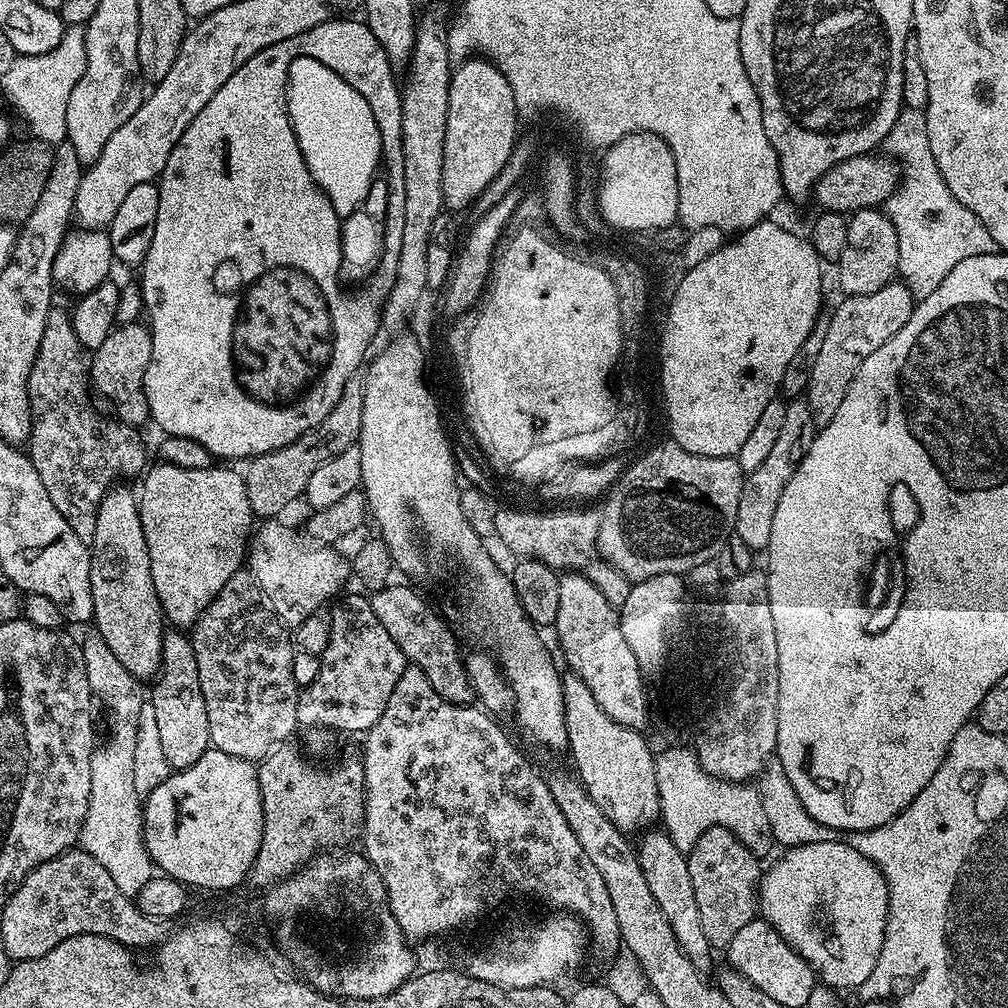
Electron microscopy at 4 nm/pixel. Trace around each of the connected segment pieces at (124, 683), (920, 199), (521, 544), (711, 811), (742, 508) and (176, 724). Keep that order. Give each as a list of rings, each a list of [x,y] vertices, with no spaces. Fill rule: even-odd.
[[[89,630],[80,641],[87,682],[93,695],[104,702],[111,715],[111,734],[108,744],[97,747],[92,754],[90,803],[78,842],[83,851],[109,871],[118,890],[134,898],[154,875],[154,865],[144,844],[143,803],[135,789],[133,769],[138,719],[146,692],[142,690],[143,683],[111,653],[110,646],[106,645],[99,632]]]
[[[904,108],[882,145],[883,151],[902,169],[896,191],[886,201],[886,215],[898,234],[899,279],[917,301],[934,294],[942,278],[966,258],[997,251],[990,230],[962,202],[950,194],[938,166],[930,154],[930,138],[924,112]]]
[[[501,507],[494,518],[494,536],[513,552],[513,557],[537,560],[560,574],[576,572],[585,576],[594,586],[598,586],[598,590],[602,590],[602,598],[619,610],[626,598],[630,598],[633,581],[626,579],[620,570],[600,557],[596,546],[599,525],[600,517],[595,511],[519,512],[516,508]]]
[[[684,746],[670,748],[656,756],[656,777],[661,805],[668,806],[671,800],[676,800],[672,804],[672,812],[663,813],[663,823],[680,824],[684,820],[685,812],[696,820],[704,820],[704,828],[712,828],[717,824],[730,830],[758,858],[764,858],[764,855],[774,848],[770,821],[766,819],[762,798],[751,783],[710,778],[697,760],[695,751]],[[680,800],[684,800],[684,804]]]
[[[789,399],[785,406],[782,430],[779,431],[770,454],[763,459],[762,465],[745,475],[742,495],[738,498],[738,518],[734,535],[742,538],[742,542],[750,546],[752,553],[760,554],[767,549],[770,529],[774,527],[774,513],[778,511],[782,490],[786,490],[786,482],[794,478],[794,470],[798,470],[802,458],[806,458],[806,450],[810,450],[817,431],[818,426],[814,422],[814,414],[810,414],[807,399]]]
[[[165,631],[162,638],[160,670],[150,688],[150,701],[155,709],[159,737],[163,753],[172,770],[194,766],[211,745],[210,722],[206,722],[206,702],[202,698],[202,686],[198,682],[198,658],[194,658],[194,646],[183,631]]]

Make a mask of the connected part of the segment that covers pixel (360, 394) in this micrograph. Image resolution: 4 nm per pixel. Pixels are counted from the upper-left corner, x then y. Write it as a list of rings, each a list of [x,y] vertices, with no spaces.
[[[353,378],[346,382],[342,390],[342,398],[334,402],[334,410],[318,422],[306,434],[299,436],[294,442],[282,446],[273,452],[251,457],[243,469],[242,475],[246,486],[246,498],[250,502],[250,510],[256,518],[276,518],[297,499],[303,497],[306,482],[310,482],[310,474],[322,466],[322,462],[330,462],[334,454],[342,454],[350,445],[357,443],[362,430],[362,402],[364,401],[363,379]]]

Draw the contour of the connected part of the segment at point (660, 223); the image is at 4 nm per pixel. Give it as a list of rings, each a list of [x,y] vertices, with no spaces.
[[[635,132],[623,136],[617,144],[607,145],[605,152],[608,153],[600,168],[600,212],[604,215],[603,223],[624,234],[649,234],[656,228],[675,225],[678,214],[678,170],[674,166],[674,154],[668,143],[649,132]]]

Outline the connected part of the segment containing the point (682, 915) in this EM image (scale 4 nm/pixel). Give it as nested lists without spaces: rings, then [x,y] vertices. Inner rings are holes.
[[[648,830],[639,837],[635,845],[636,857],[642,866],[642,874],[646,874],[646,883],[650,885],[650,894],[654,894],[654,902],[662,906],[662,914],[666,914],[666,922],[670,922],[670,930],[678,940],[678,946],[690,958],[696,968],[707,969],[710,945],[706,933],[702,930],[702,914],[698,914],[698,901],[694,899],[694,882],[690,882],[690,866],[685,849],[680,849],[664,832]]]

